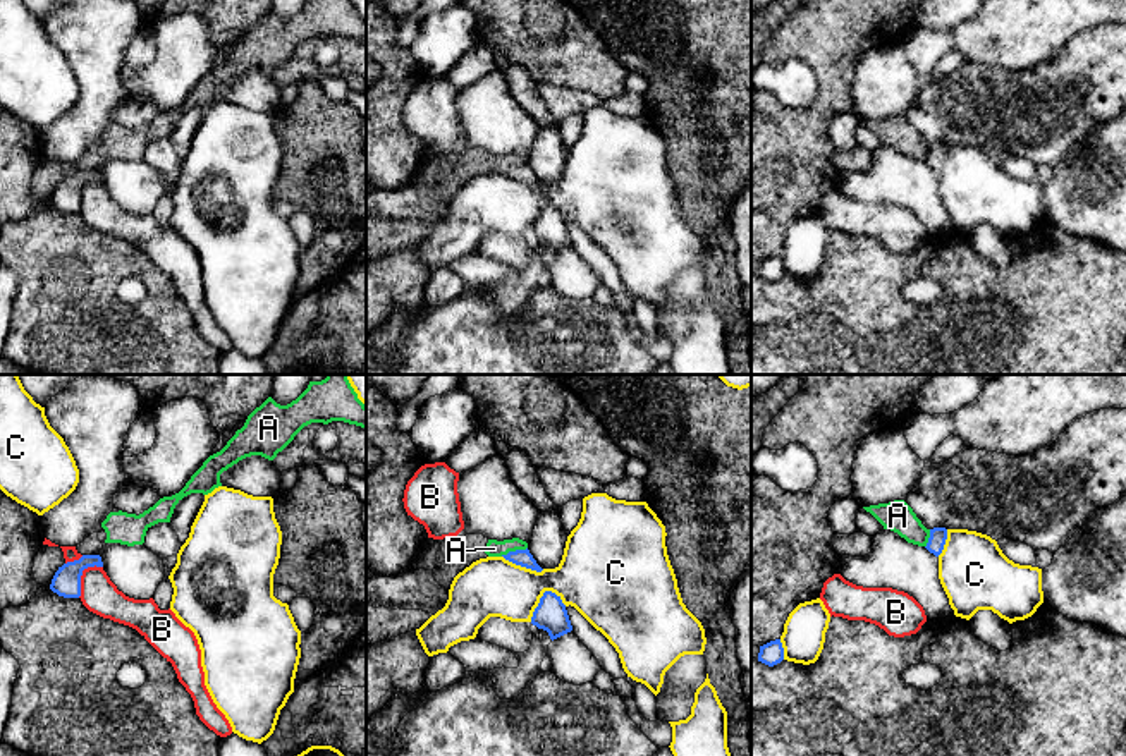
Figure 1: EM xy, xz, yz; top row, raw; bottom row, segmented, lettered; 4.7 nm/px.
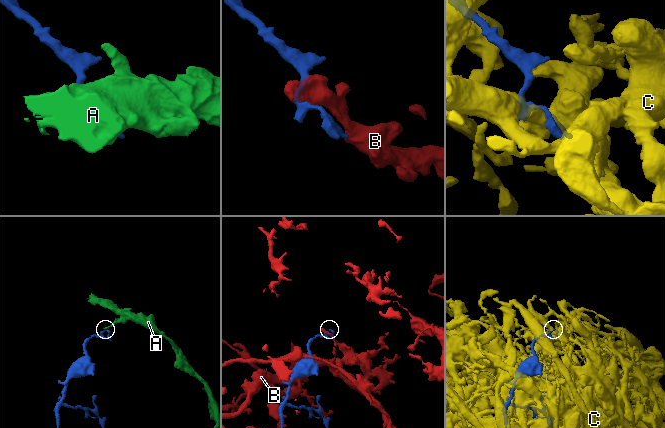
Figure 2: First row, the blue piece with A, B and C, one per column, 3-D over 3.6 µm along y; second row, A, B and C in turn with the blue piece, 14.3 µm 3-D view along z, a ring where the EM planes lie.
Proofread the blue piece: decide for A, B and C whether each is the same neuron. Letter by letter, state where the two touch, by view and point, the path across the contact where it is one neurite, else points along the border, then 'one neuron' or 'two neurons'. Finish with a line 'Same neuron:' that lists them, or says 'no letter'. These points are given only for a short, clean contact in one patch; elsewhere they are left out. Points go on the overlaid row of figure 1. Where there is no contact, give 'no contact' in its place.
A: meets blue in xz at (513, 552); border along xz (526, 547), (501, 555); two neurons
B: meets blue in xy at (81, 574); two neurons
C: meets blue in xz at (542, 597); two neurons
Same neuron: no letter

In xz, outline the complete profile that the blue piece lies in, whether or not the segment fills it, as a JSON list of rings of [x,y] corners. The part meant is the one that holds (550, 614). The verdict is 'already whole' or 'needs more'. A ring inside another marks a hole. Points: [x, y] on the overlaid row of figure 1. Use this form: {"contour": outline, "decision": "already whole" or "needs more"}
{"contour": [[[545,591],[540,598],[531,624],[547,631],[552,641],[572,631],[566,605],[552,591]]], "decision": "already whole"}

